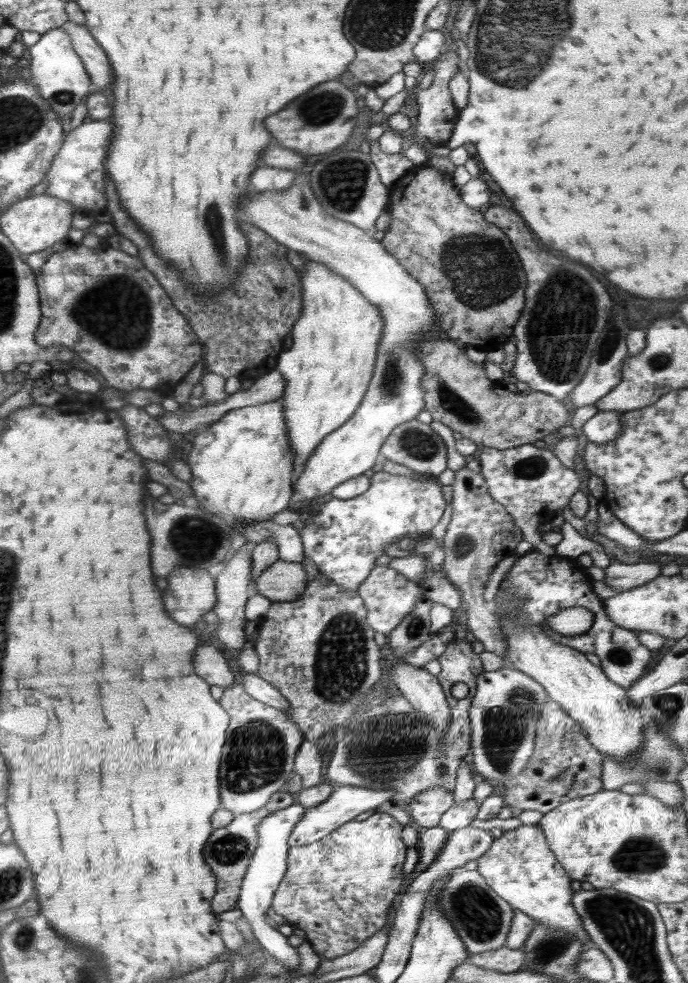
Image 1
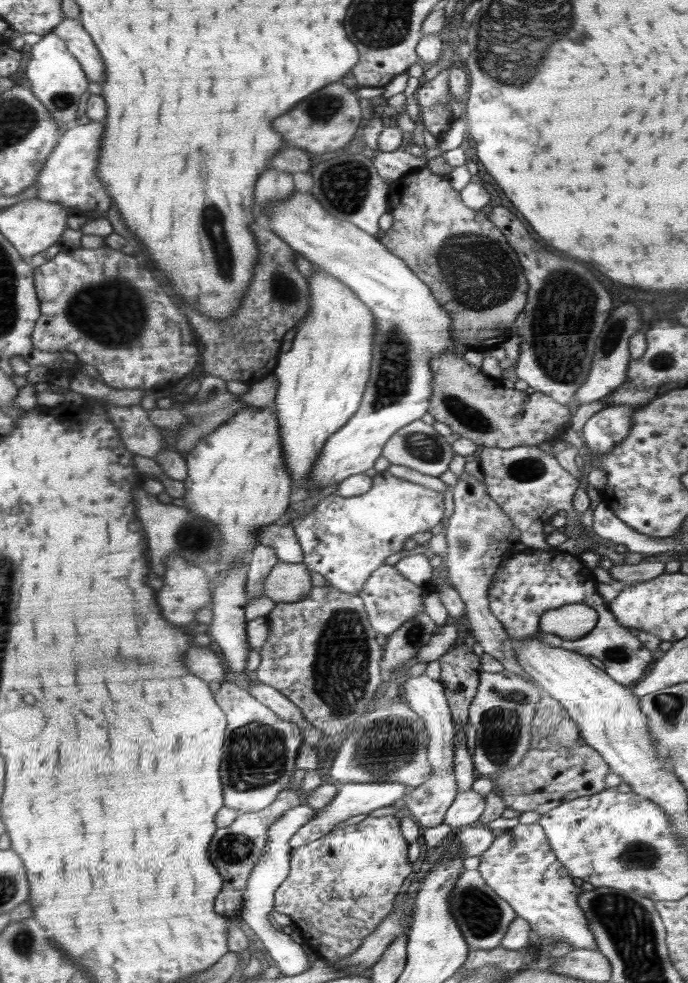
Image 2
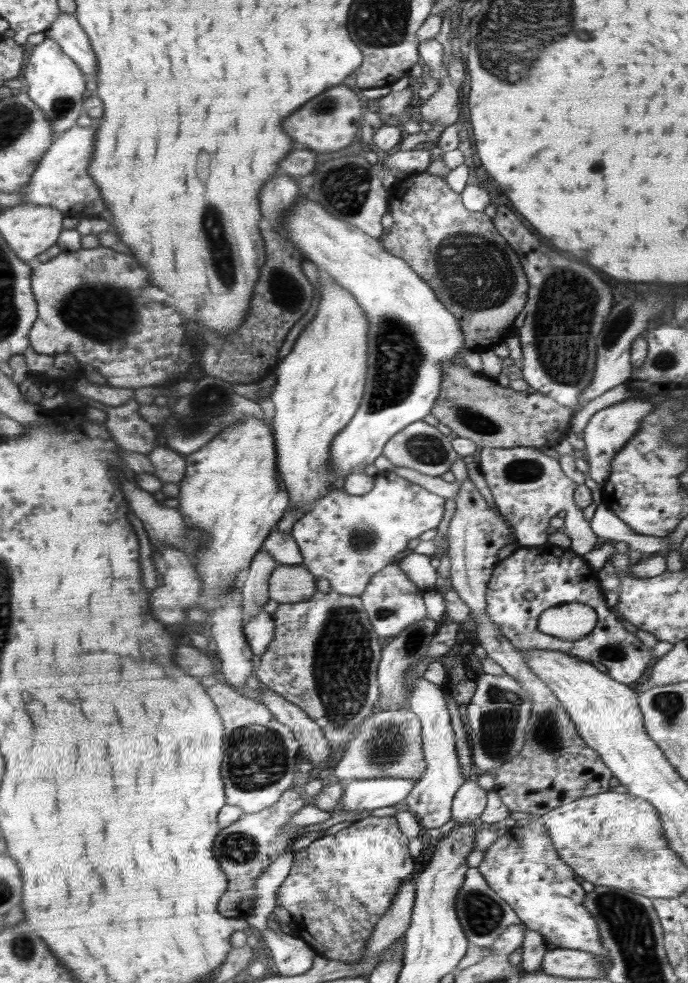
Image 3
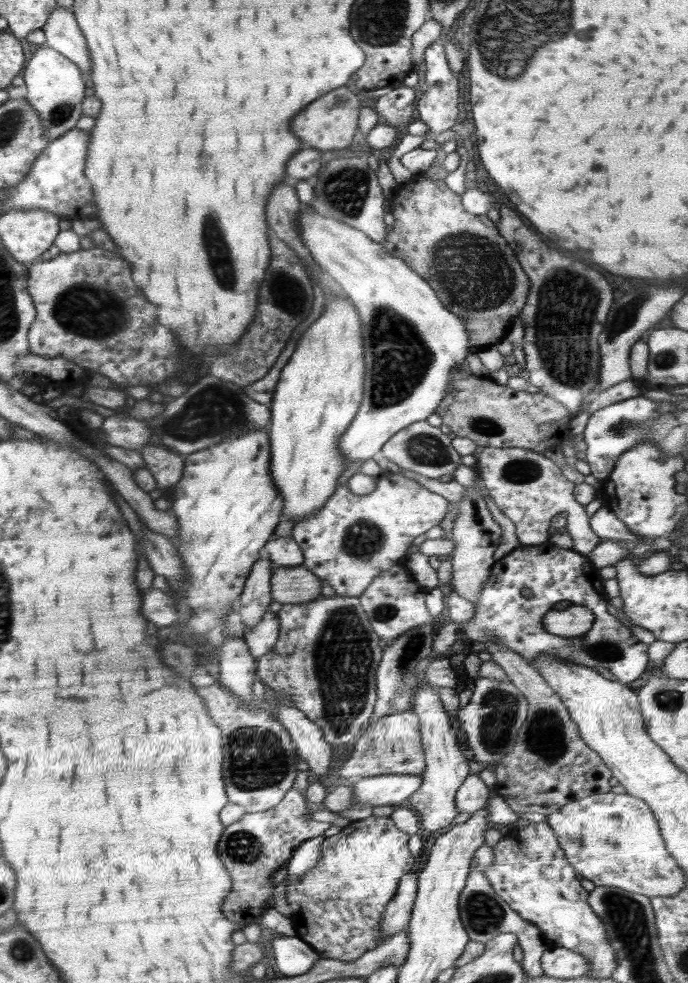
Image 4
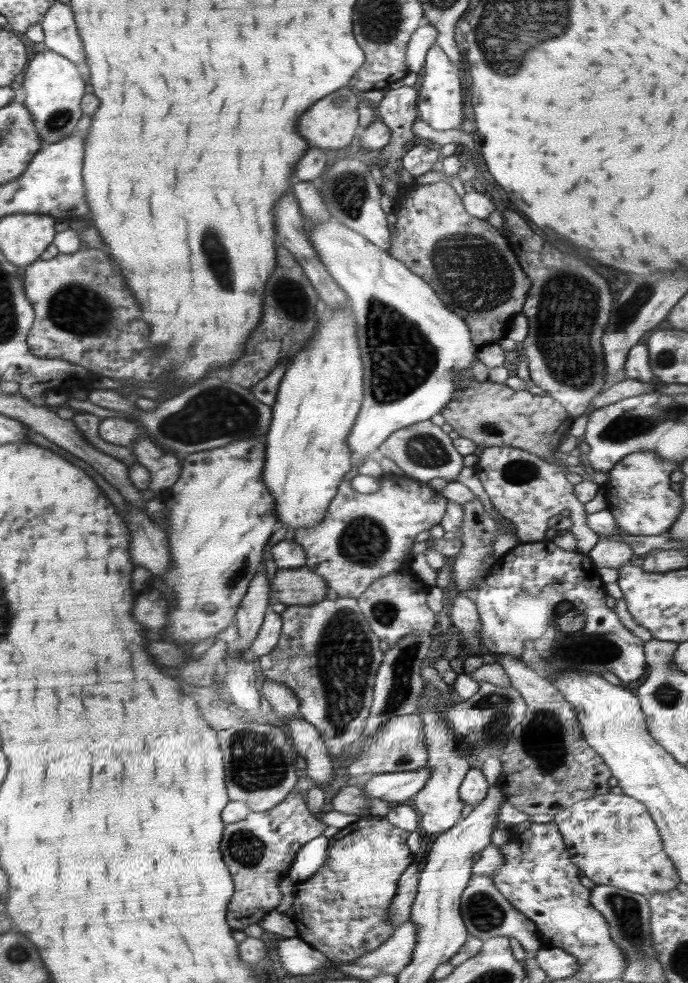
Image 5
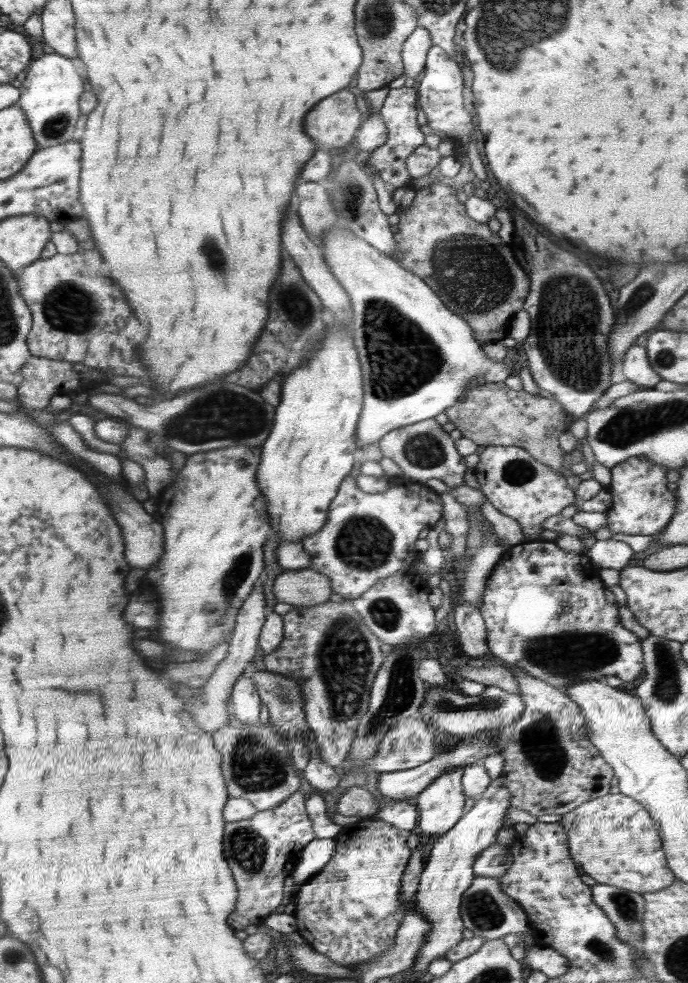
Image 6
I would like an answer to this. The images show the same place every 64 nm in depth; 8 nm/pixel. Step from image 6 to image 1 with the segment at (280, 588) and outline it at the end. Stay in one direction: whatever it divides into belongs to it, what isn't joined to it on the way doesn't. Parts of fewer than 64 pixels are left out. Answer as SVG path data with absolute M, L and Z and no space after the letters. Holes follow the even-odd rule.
M278 560L260 576L255 592L273 601L292 601L301 596L308 582L302 563Z

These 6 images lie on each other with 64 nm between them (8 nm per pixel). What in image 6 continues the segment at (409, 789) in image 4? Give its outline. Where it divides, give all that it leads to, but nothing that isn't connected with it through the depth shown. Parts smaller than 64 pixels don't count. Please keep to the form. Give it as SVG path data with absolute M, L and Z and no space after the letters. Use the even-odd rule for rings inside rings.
M482 731L482 733L476 733L476 735L472 735L471 737L463 738L456 743L454 749L436 755L432 760L424 762L419 767L403 771L380 773L380 778L376 782L376 788L387 800L406 800L410 796L420 794L428 784L432 784L432 780L440 778L444 772L454 770L458 766L460 768L468 766L472 762L476 762L476 760L482 760L482 758L486 758L488 755L496 754L497 752L502 752L500 750L500 735L496 731Z

